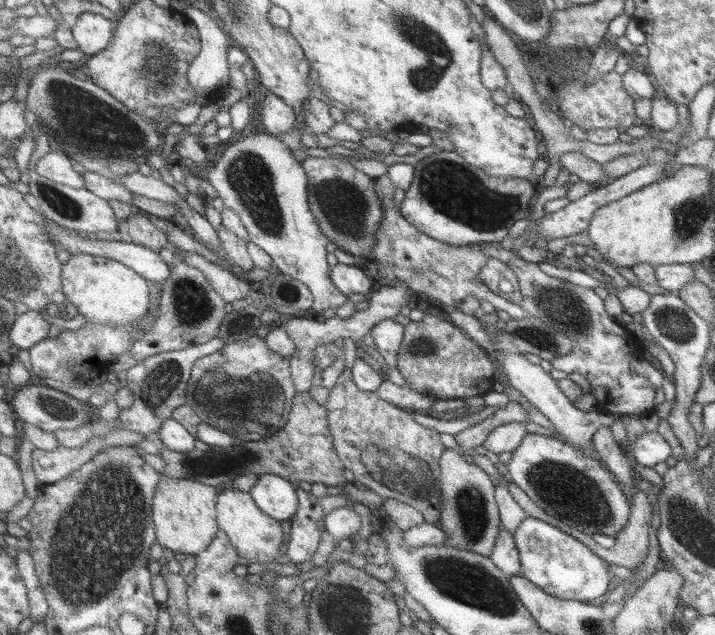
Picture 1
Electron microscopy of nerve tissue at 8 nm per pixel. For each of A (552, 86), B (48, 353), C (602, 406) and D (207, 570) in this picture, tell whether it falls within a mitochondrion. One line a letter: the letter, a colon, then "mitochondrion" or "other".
A: other
B: other
C: other
D: other

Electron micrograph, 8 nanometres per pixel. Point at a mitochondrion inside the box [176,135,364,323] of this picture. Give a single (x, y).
(250, 180)

